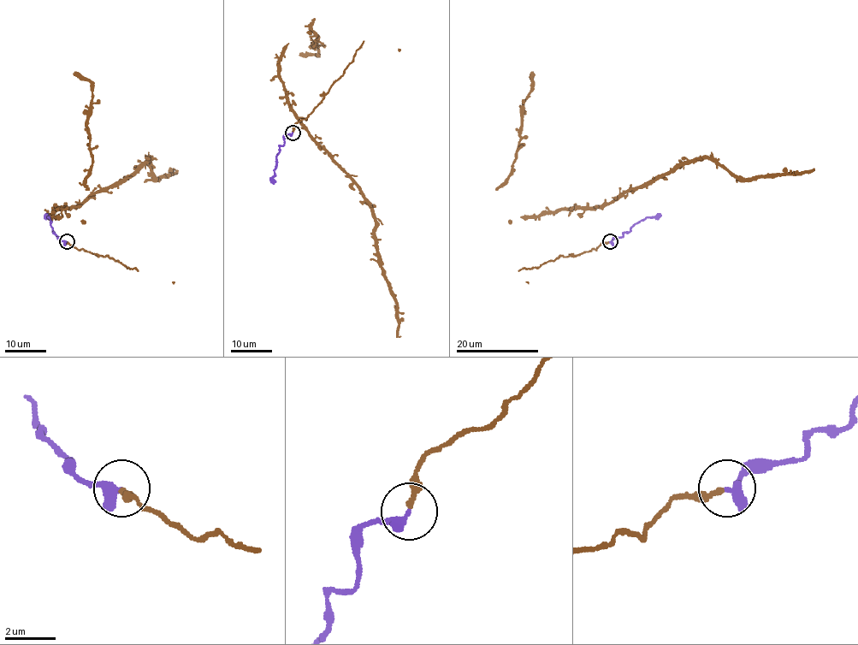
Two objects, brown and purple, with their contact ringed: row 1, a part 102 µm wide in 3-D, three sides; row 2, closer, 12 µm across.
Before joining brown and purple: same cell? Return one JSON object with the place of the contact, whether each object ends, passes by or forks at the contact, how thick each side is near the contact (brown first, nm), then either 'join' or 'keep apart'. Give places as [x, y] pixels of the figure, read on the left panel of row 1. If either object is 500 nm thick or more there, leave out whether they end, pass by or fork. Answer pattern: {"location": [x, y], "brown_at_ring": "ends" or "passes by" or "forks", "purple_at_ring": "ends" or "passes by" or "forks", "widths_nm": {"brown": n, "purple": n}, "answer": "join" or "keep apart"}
{"location": [67, 241], "brown_at_ring": "ends", "purple_at_ring": "ends", "widths_nm": {"brown": 240, "purple": 400}, "answer": "join"}

